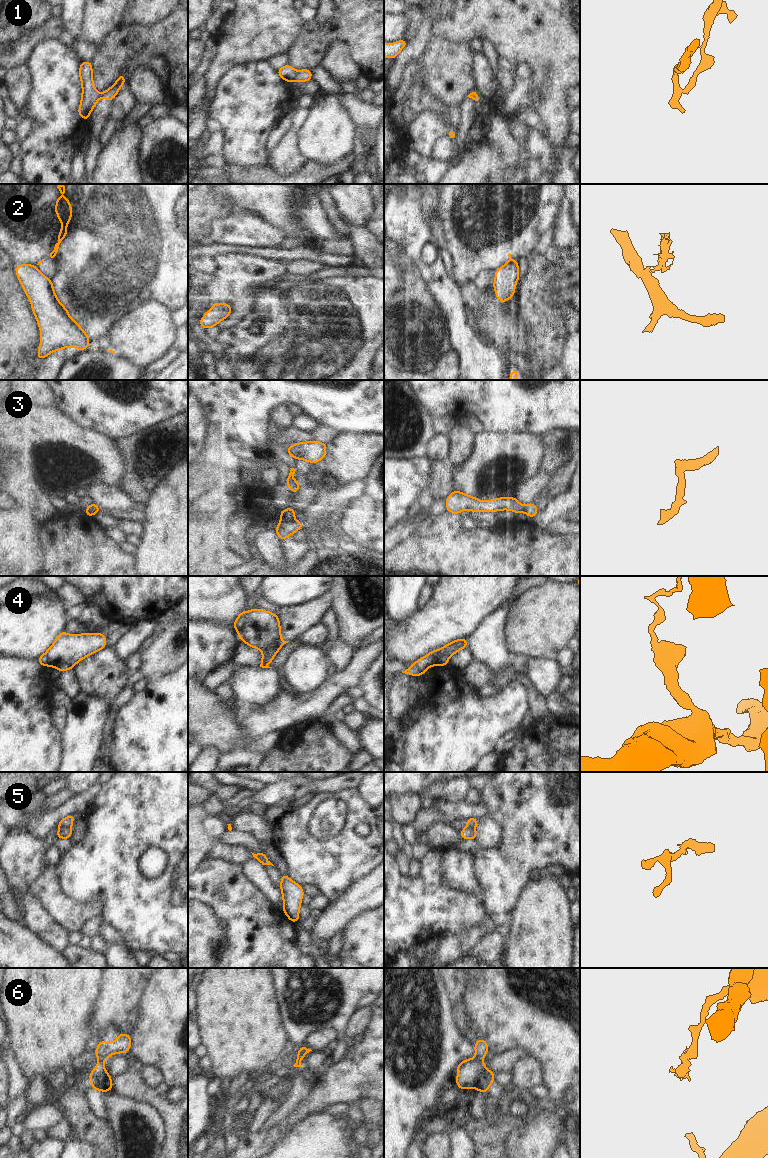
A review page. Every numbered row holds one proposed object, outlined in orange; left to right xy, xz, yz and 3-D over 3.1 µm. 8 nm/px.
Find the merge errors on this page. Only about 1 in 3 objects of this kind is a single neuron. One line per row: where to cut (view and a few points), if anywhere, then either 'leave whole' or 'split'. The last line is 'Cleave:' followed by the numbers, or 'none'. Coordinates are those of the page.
1: cut in xz along (297, 72), (295, 80); split
2: cut in yz along (516, 260), (512, 260), (504, 265); split
3: cut in xz along (281, 519), (285, 521), (293, 520); split
4: cut in xz along (246, 611), (243, 624), (238, 632); split
5: cut in xy along (70, 826), (60, 828); split
6: cut in yz along (477, 1057), (482, 1061); split
Cleave: 1, 2, 3, 4, 5, 6

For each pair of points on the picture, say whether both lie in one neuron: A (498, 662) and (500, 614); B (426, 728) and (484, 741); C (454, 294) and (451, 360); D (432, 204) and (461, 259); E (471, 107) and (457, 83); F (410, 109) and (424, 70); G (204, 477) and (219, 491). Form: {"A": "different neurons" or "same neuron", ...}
{"A": "same neuron", "B": "same neuron", "C": "different neurons", "D": "different neurons", "E": "different neurons", "F": "different neurons", "G": "same neuron"}

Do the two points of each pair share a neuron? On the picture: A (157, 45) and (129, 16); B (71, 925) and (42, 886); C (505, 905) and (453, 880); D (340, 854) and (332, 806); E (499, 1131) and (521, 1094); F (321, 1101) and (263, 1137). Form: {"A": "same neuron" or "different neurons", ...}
{"A": "different neurons", "B": "same neuron", "C": "different neurons", "D": "different neurons", "E": "same neuron", "F": "same neuron"}

